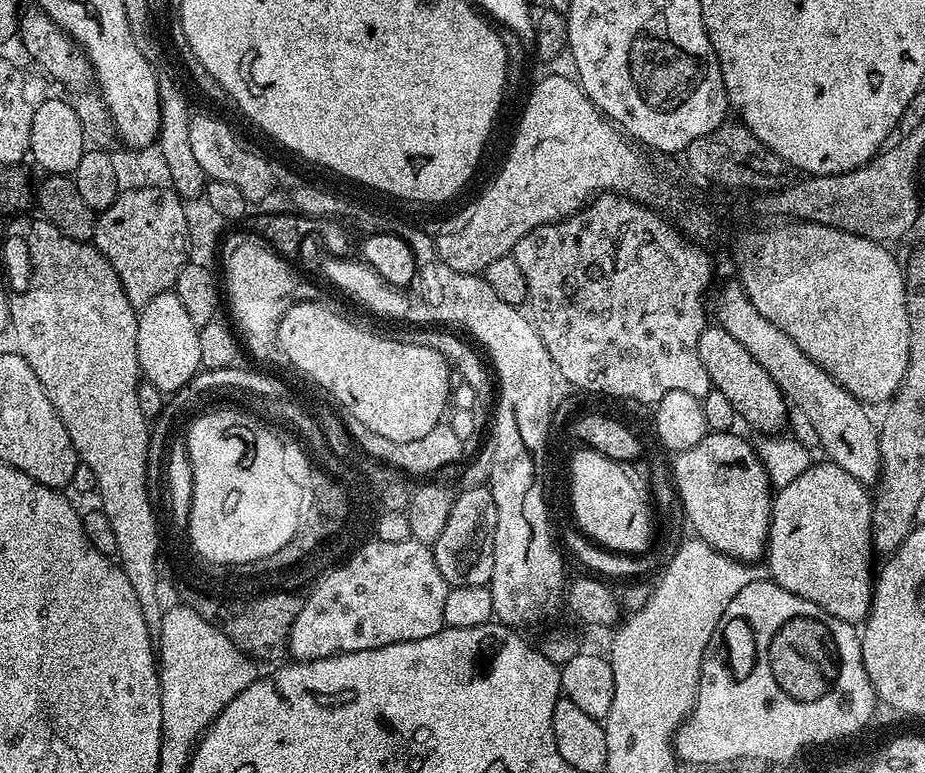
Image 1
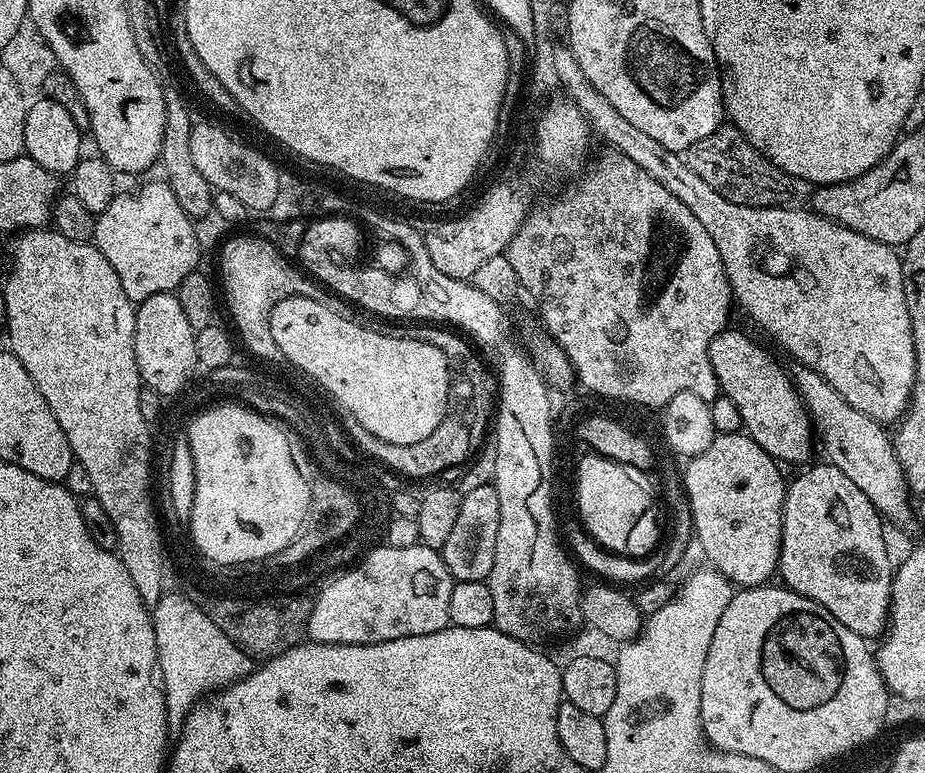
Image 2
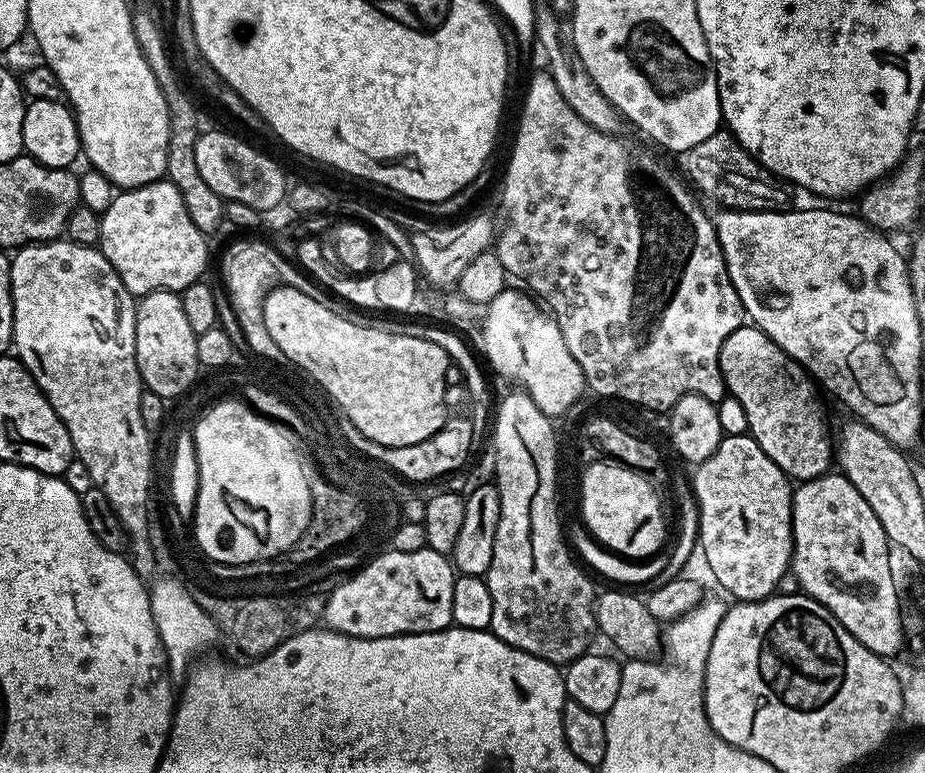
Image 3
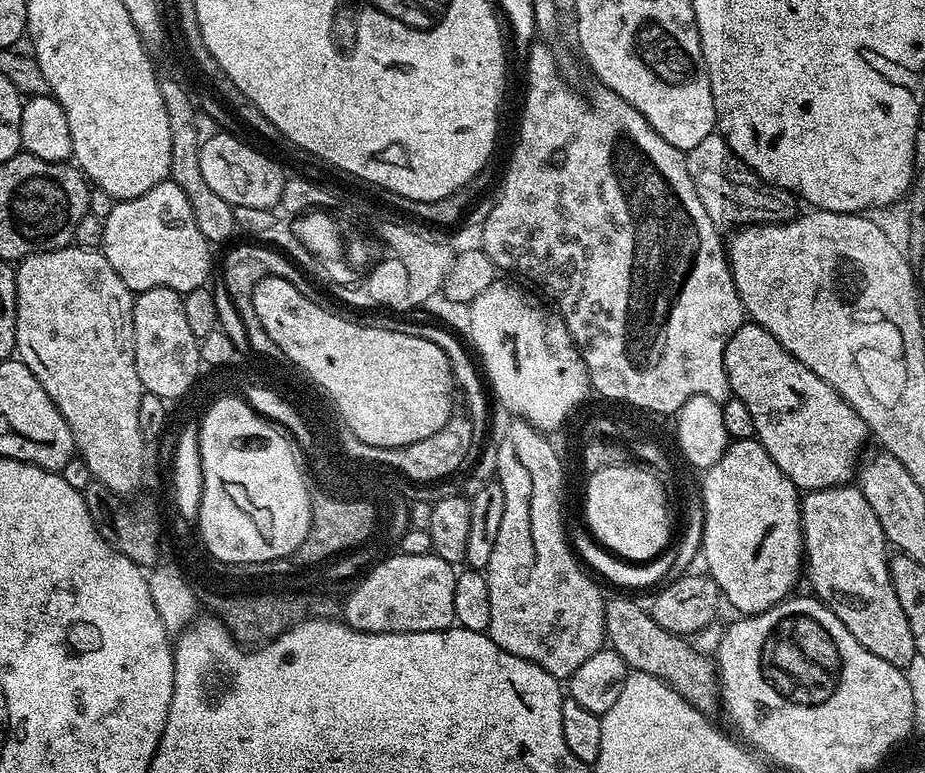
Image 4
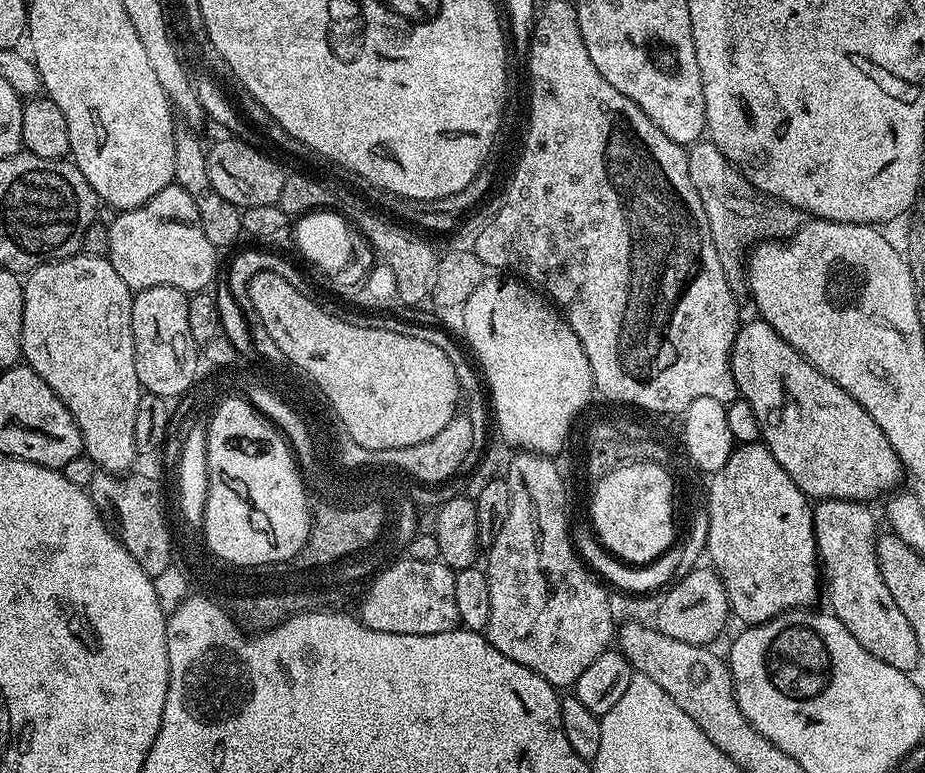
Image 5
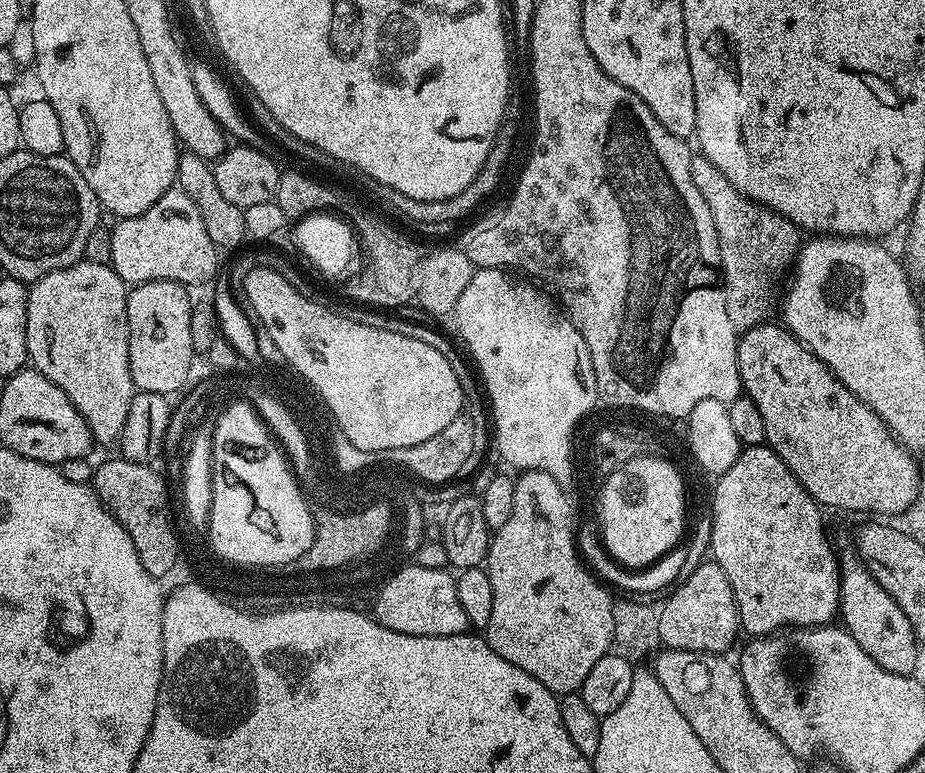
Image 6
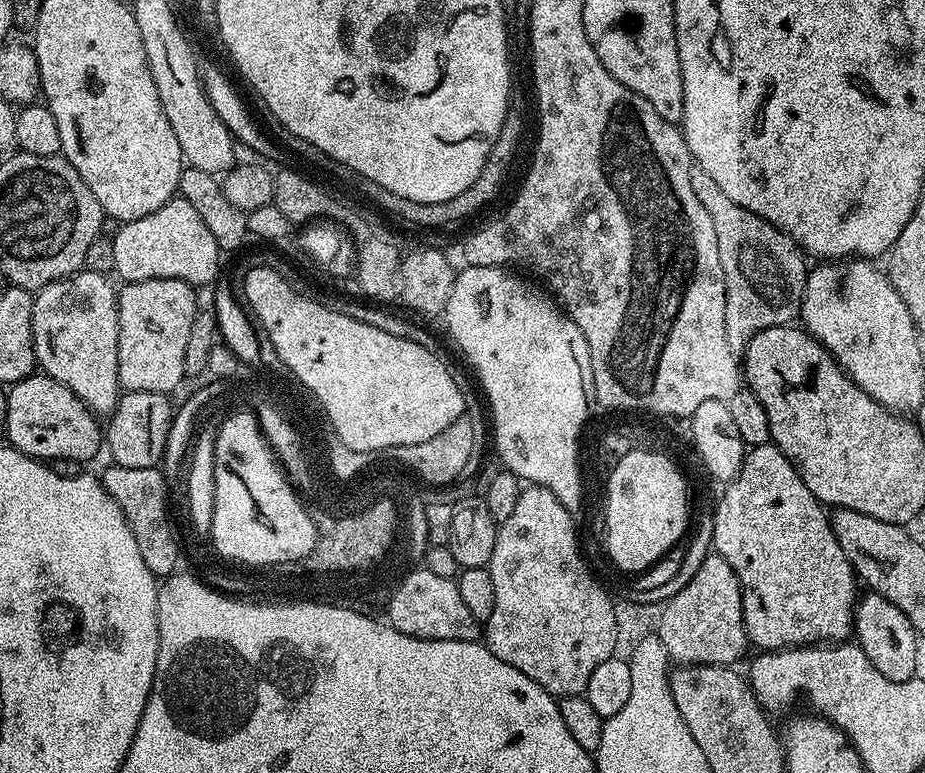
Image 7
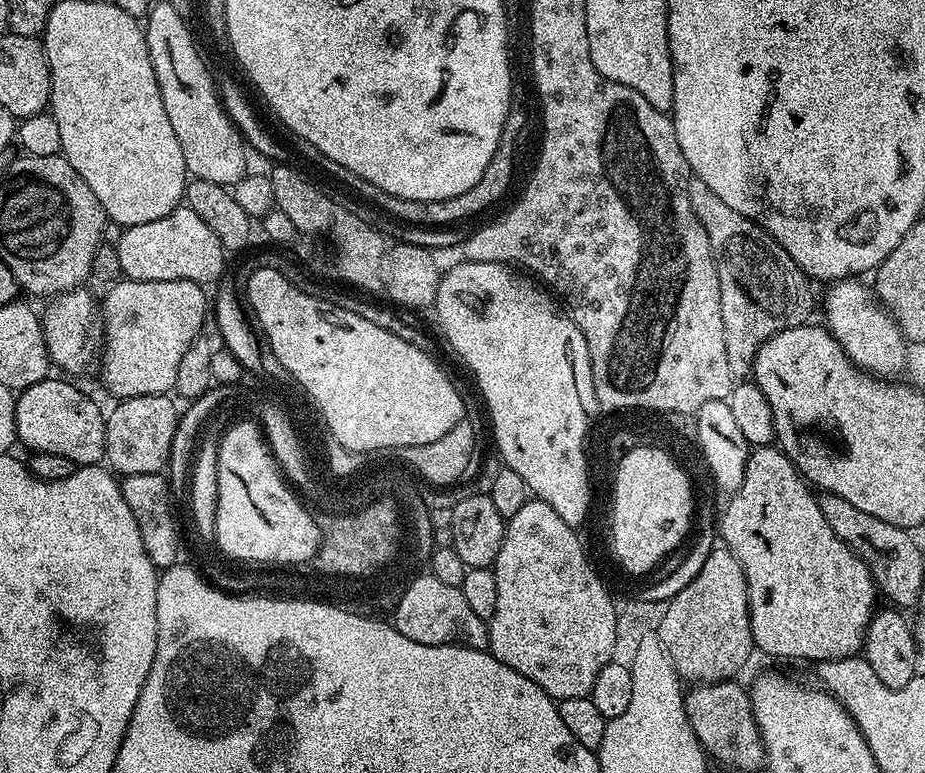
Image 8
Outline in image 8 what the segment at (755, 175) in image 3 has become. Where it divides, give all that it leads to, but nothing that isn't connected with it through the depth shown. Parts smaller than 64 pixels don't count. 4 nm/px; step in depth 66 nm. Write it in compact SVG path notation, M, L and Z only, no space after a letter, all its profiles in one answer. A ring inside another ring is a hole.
M689 179L688 193L690 206L694 206L694 214L698 214L698 222L702 222L706 238L710 238L710 250L718 270L726 362L733 377L744 378L751 373L762 342L774 338L774 334L782 330L809 323L813 285L794 258L782 250L765 228L726 206L726 202L706 186L706 182Z

